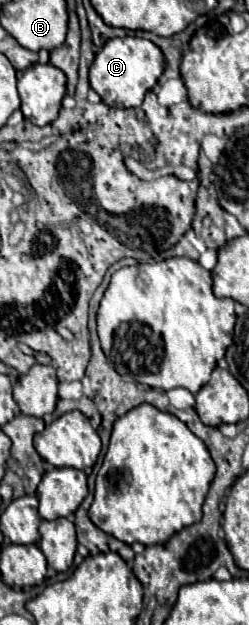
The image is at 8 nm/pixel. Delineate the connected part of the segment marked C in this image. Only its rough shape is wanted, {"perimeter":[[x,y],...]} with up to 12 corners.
{"perimeter":[[139,36],[111,38],[89,70],[111,108],[141,106],[163,52]]}

